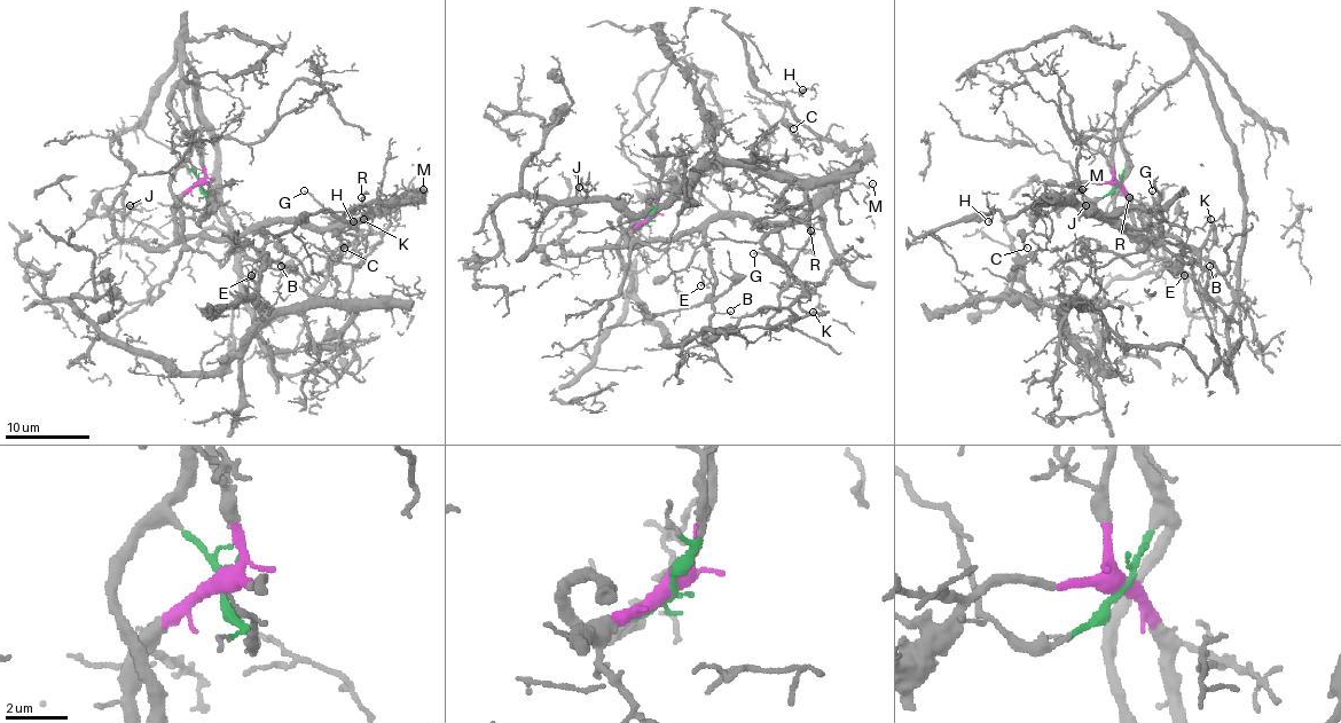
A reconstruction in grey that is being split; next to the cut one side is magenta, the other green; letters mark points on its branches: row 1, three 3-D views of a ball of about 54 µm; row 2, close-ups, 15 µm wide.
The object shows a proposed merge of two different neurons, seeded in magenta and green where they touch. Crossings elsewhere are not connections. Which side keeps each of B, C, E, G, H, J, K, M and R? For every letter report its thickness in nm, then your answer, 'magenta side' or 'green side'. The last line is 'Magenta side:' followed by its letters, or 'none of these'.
B: 110 nm thick; magenta side
C: 150 nm thick; magenta side
E: 180 nm thick; magenta side
G: 150 nm thick; magenta side
H: 160 nm thick; magenta side
J: 140 nm thick; magenta side
K: 110 nm thick; magenta side
M: 180 nm thick; magenta side
R: 120 nm thick; magenta side
Magenta side: B, C, E, G, H, J, K, M, R

